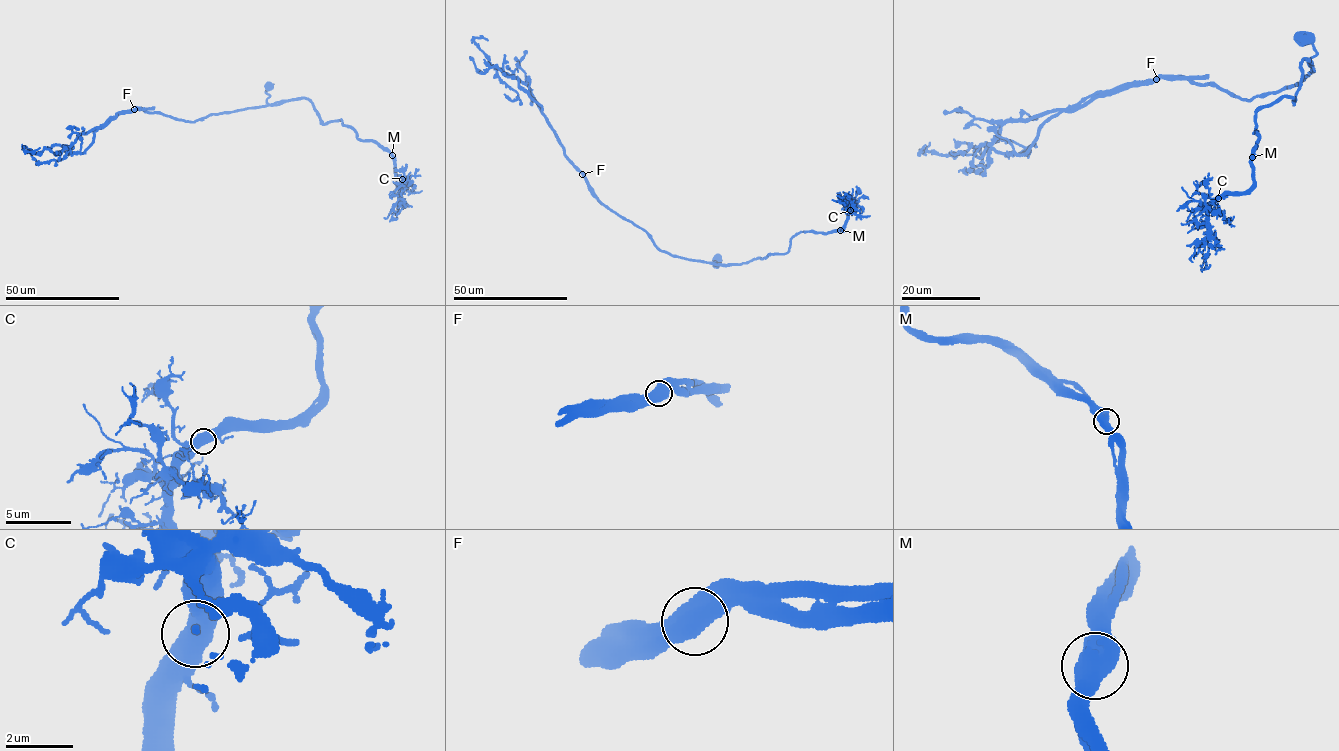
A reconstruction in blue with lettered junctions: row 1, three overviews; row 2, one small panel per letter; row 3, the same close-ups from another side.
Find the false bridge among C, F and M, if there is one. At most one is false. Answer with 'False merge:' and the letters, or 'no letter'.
False merge: F

